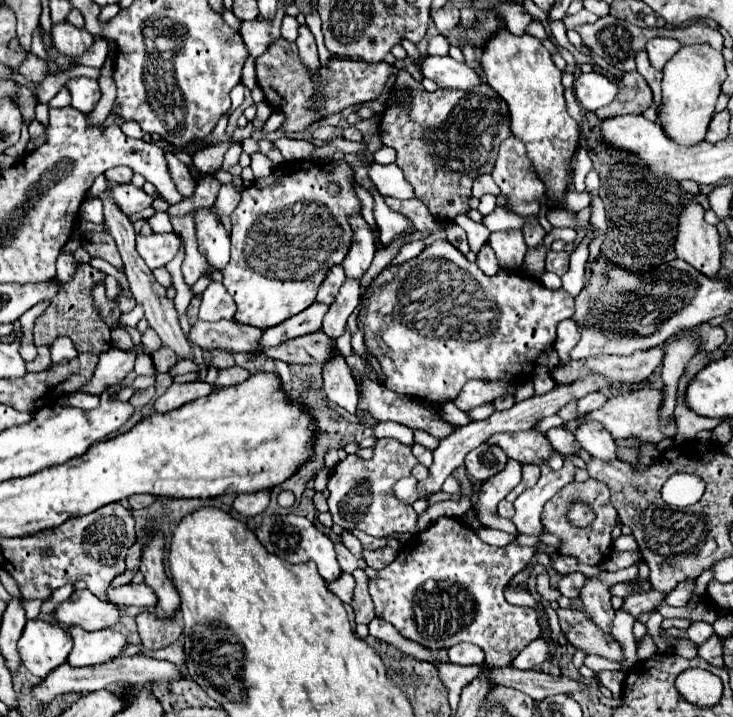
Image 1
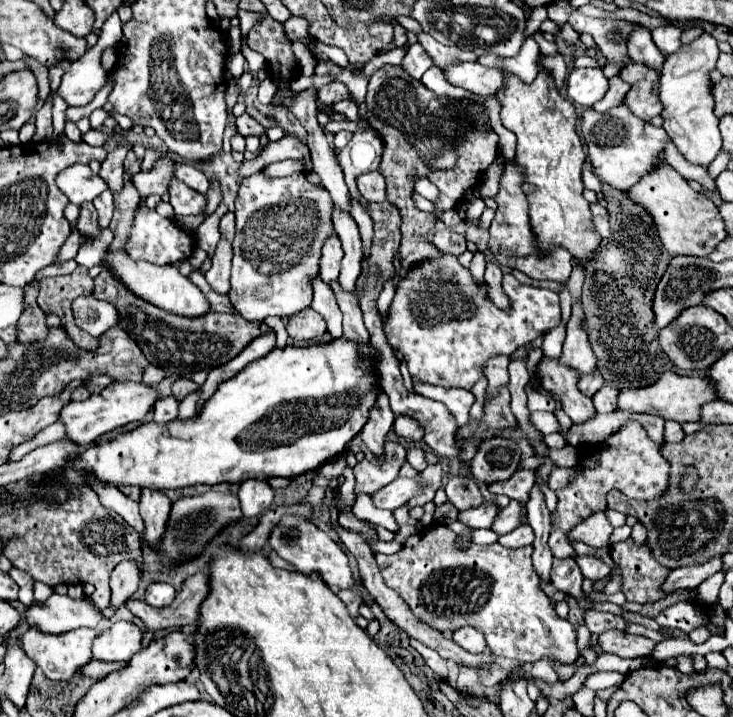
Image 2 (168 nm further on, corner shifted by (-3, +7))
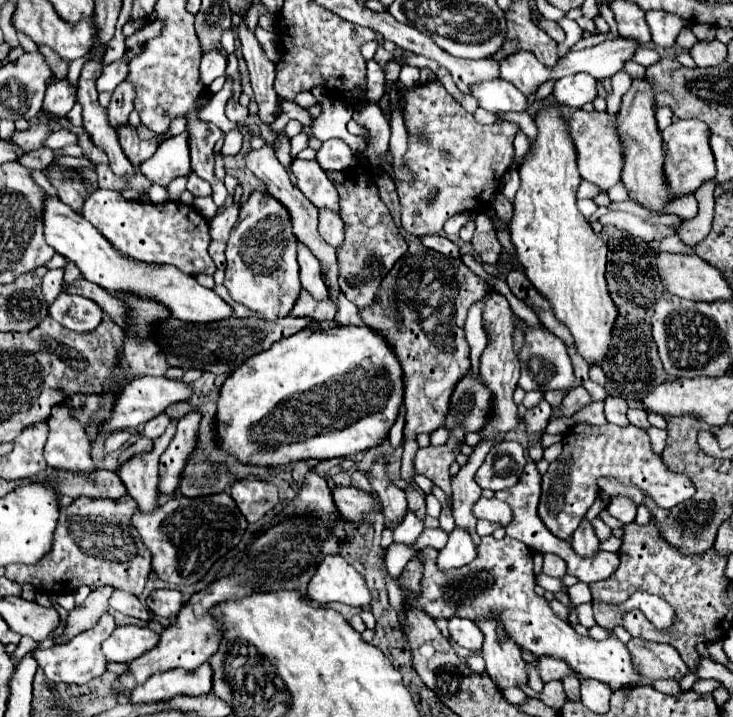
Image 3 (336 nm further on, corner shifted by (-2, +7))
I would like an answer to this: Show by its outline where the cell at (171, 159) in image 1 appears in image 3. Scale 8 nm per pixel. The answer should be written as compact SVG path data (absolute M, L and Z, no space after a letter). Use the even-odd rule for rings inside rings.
M194 173L188 175L188 183L186 183L186 189L194 195L194 197L204 197L204 195L210 195L212 193L212 187L208 185L208 181L196 177Z

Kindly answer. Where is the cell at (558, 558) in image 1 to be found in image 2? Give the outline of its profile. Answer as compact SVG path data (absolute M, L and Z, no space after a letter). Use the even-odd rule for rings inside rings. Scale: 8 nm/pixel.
M627 421L617 433L607 437L599 445L579 447L579 461L575 465L575 477L567 489L557 491L557 509L551 515L551 537L549 547L553 555L569 557L575 555L575 549L567 541L569 531L585 521L589 515L607 509L605 495L609 489L619 489L631 499L659 499L669 489L669 463L661 455L661 445L653 443L637 421Z

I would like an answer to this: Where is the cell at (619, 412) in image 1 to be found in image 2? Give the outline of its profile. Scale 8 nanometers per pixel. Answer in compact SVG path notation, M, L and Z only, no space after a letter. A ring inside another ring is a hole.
M663 373L655 385L643 389L623 389L619 393L619 409L629 409L635 413L651 413L663 419L673 419L677 423L699 421L701 407L717 399L717 393L713 389L715 387L709 377L681 377L675 373Z

